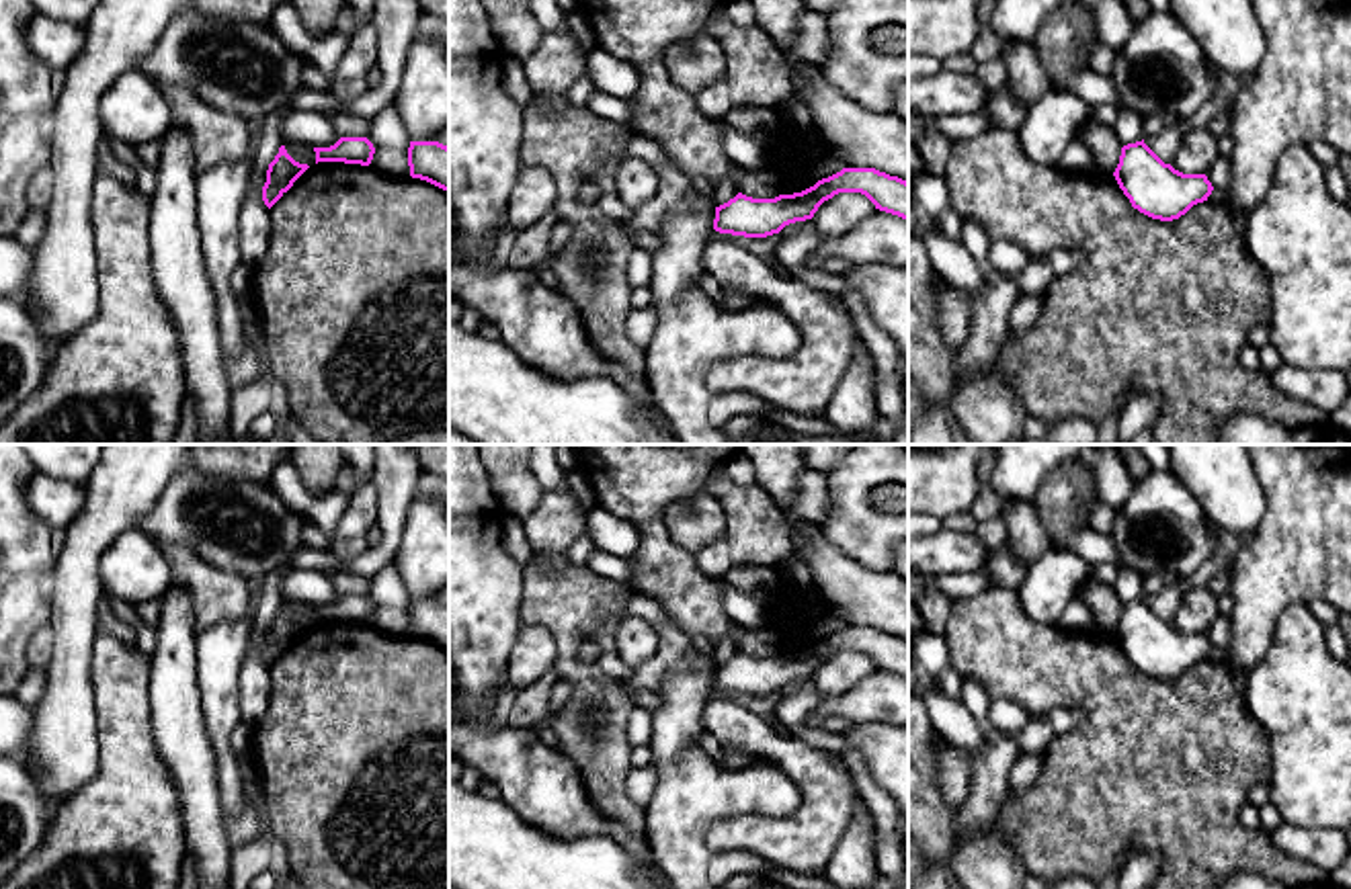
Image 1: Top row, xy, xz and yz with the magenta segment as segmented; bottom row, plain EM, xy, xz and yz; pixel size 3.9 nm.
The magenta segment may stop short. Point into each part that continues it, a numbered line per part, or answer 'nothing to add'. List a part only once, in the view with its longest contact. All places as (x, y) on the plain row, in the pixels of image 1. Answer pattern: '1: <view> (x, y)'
nothing to add

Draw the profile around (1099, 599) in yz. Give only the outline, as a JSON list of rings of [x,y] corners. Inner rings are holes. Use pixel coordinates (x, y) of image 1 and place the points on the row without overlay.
[[[1089,576],[1076,588],[1074,598],[1084,602],[1099,631],[1115,631],[1123,604],[1119,602],[1111,586]]]

